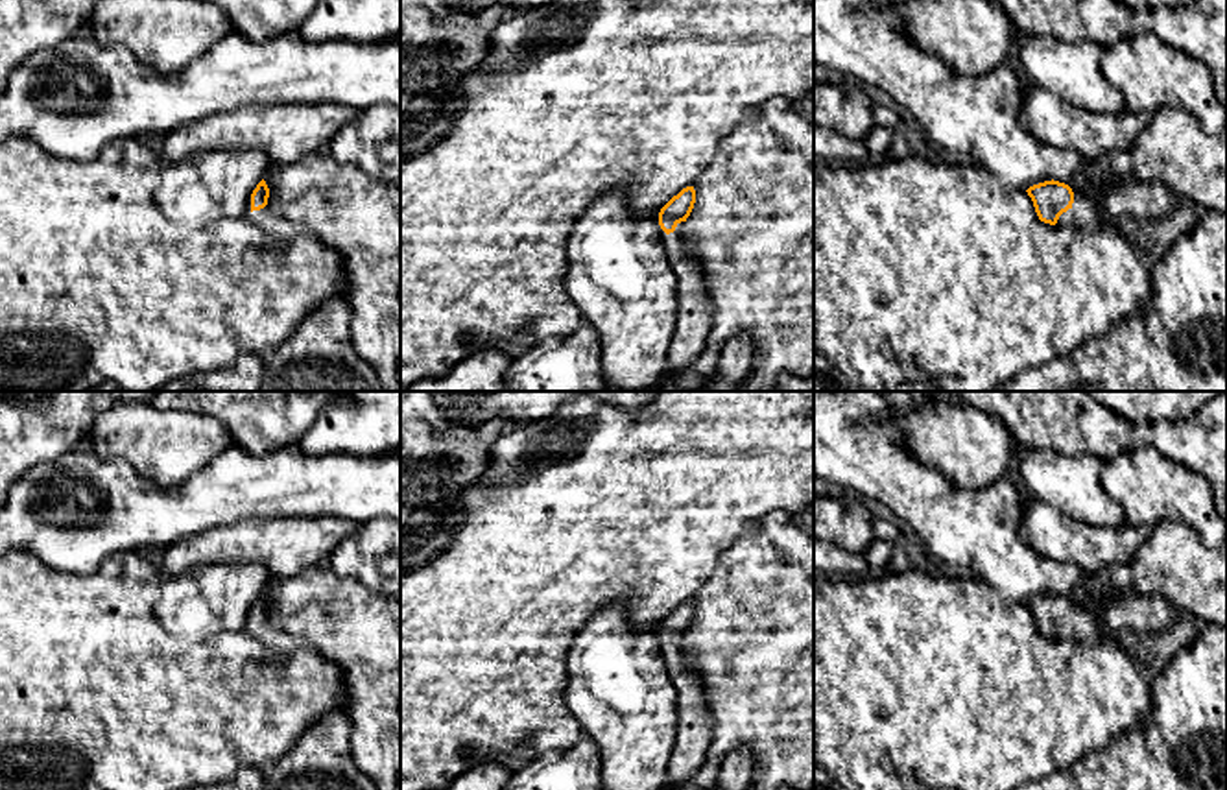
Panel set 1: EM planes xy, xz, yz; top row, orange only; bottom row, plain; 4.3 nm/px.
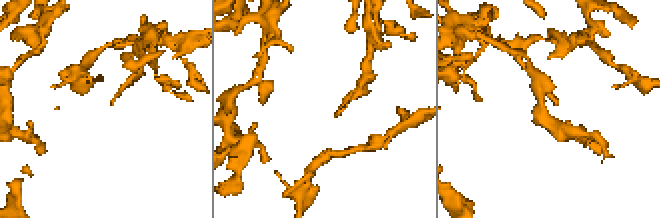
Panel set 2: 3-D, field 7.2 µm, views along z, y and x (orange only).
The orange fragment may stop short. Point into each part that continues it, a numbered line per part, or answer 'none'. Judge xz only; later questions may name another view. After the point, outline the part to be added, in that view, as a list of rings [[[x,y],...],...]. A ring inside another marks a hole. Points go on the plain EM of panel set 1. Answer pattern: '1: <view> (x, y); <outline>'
1: xz (694, 724); [[[673,646],[666,648],[662,661],[677,690],[677,735],[668,759],[668,783],[690,779],[703,764],[710,742],[712,720],[707,694],[697,674]]]

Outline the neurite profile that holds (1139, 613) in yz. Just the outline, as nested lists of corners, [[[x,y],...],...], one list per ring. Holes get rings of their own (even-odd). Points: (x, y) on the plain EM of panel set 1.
[[[1138,592],[1107,598],[1103,604],[1087,605],[1083,611],[1102,620],[1105,637],[1114,637],[1122,631],[1161,633],[1170,629],[1183,613],[1162,598]]]

